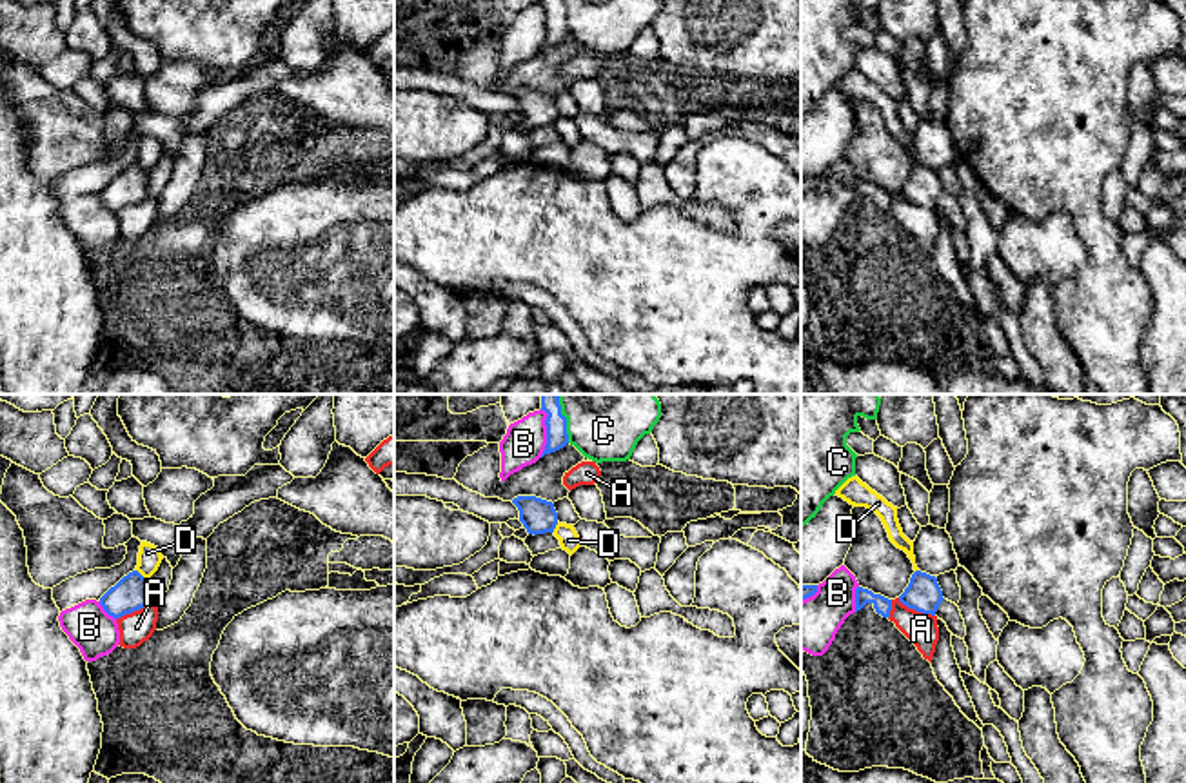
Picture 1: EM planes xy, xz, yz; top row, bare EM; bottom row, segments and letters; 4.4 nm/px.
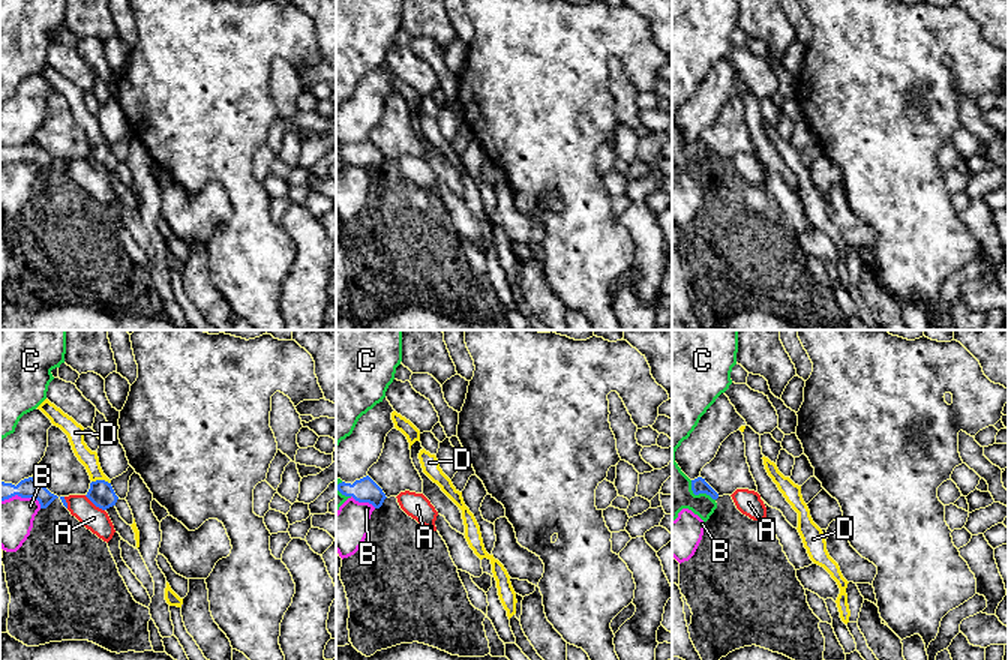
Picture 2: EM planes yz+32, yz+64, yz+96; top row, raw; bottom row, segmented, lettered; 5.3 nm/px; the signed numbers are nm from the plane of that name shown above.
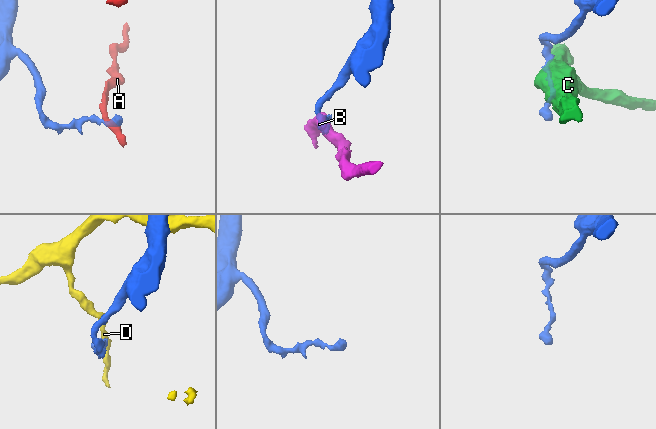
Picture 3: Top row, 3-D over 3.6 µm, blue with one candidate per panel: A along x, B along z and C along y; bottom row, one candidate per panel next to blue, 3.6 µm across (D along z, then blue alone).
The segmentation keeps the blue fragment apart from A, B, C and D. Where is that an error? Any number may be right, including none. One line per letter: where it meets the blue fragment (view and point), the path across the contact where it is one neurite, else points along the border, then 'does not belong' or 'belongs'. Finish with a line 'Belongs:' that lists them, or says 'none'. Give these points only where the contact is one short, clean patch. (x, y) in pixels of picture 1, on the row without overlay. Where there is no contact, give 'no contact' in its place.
A: contact yz (916, 202); border yz (898, 191), (909, 200), (934, 209); does not belong
B: contact xz (547, 26); does not belong
C: contact xz (565, 19); does not belong
D: contact xy (140, 168); border xy (137, 162), (148, 171); does not belong
Belongs: none

